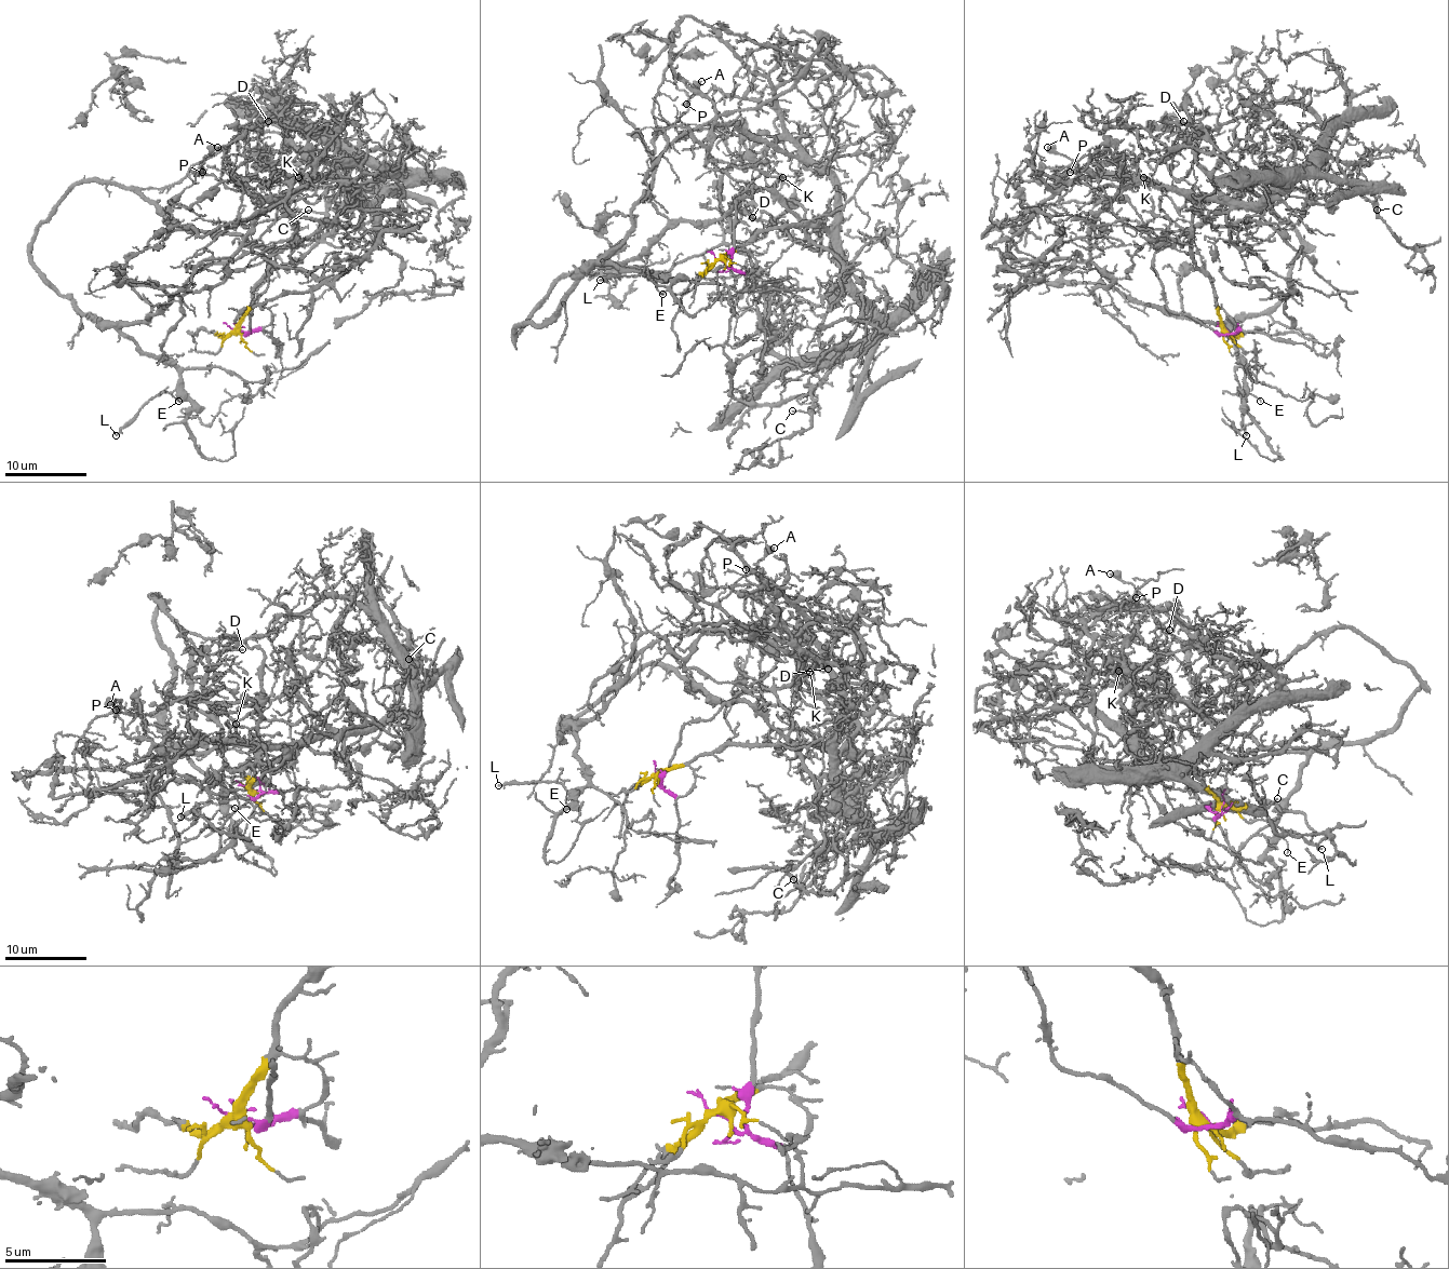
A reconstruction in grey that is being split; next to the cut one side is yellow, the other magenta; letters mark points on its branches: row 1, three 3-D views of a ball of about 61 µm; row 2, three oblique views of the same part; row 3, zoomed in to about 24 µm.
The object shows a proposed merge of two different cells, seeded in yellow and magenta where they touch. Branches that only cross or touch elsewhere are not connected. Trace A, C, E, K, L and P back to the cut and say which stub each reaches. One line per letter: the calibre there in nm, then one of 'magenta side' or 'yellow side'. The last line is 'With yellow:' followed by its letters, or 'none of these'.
A: calibre 460 nm; magenta side
C: calibre 150 nm; yellow side
E: calibre 120 nm; magenta side
K: calibre 100 nm; yellow side
L: calibre 200 nm; magenta side
P: calibre 130 nm; magenta side
With yellow: C, K

